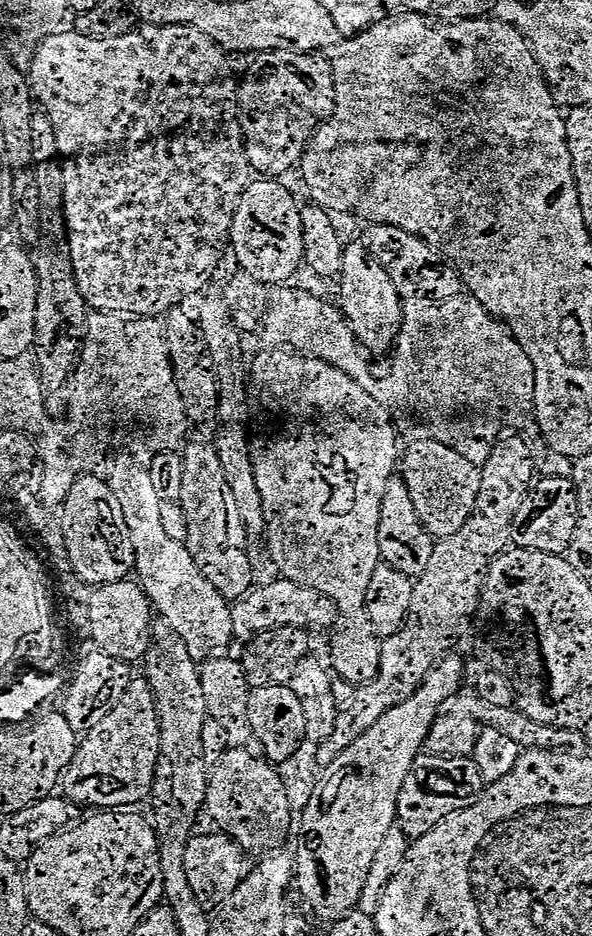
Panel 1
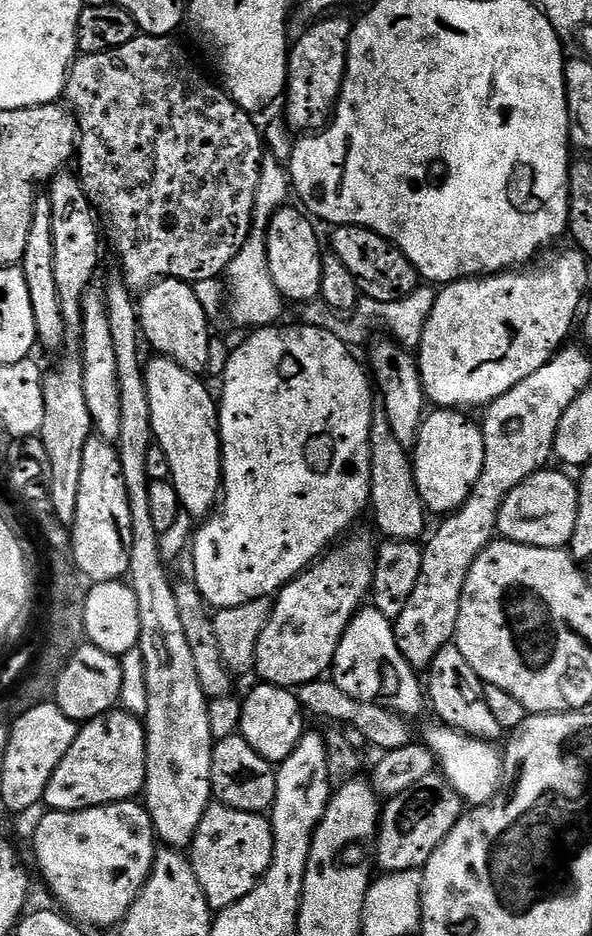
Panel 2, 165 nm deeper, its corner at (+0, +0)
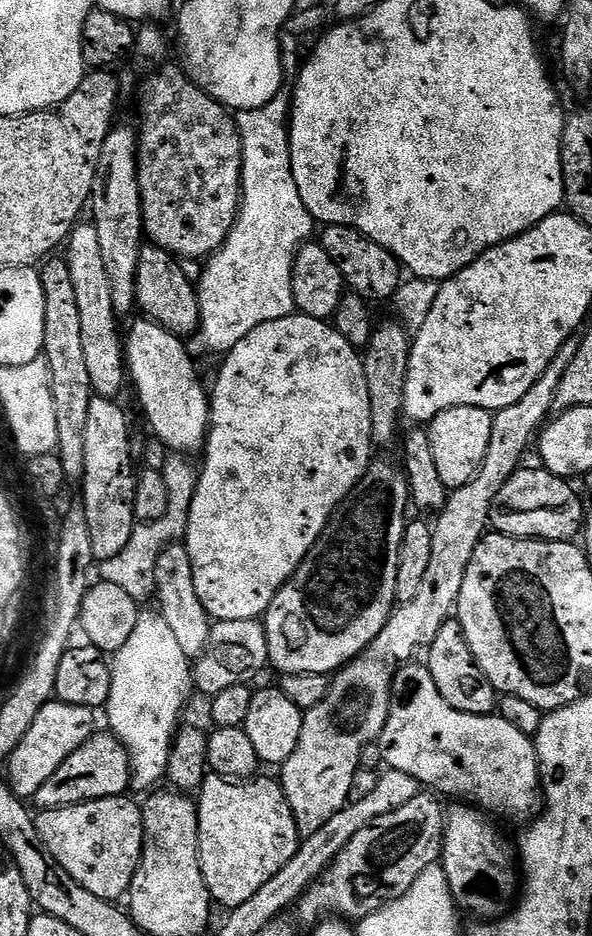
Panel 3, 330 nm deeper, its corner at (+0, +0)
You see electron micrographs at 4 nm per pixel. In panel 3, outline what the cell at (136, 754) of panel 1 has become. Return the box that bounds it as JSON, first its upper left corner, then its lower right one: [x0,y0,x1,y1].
[34,731,132,809]

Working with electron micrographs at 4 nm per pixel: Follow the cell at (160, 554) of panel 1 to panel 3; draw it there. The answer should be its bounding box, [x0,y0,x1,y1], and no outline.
[66,222,126,398]

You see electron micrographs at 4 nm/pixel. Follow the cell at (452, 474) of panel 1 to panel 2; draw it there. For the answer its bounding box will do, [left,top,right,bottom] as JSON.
[414,408,484,514]

